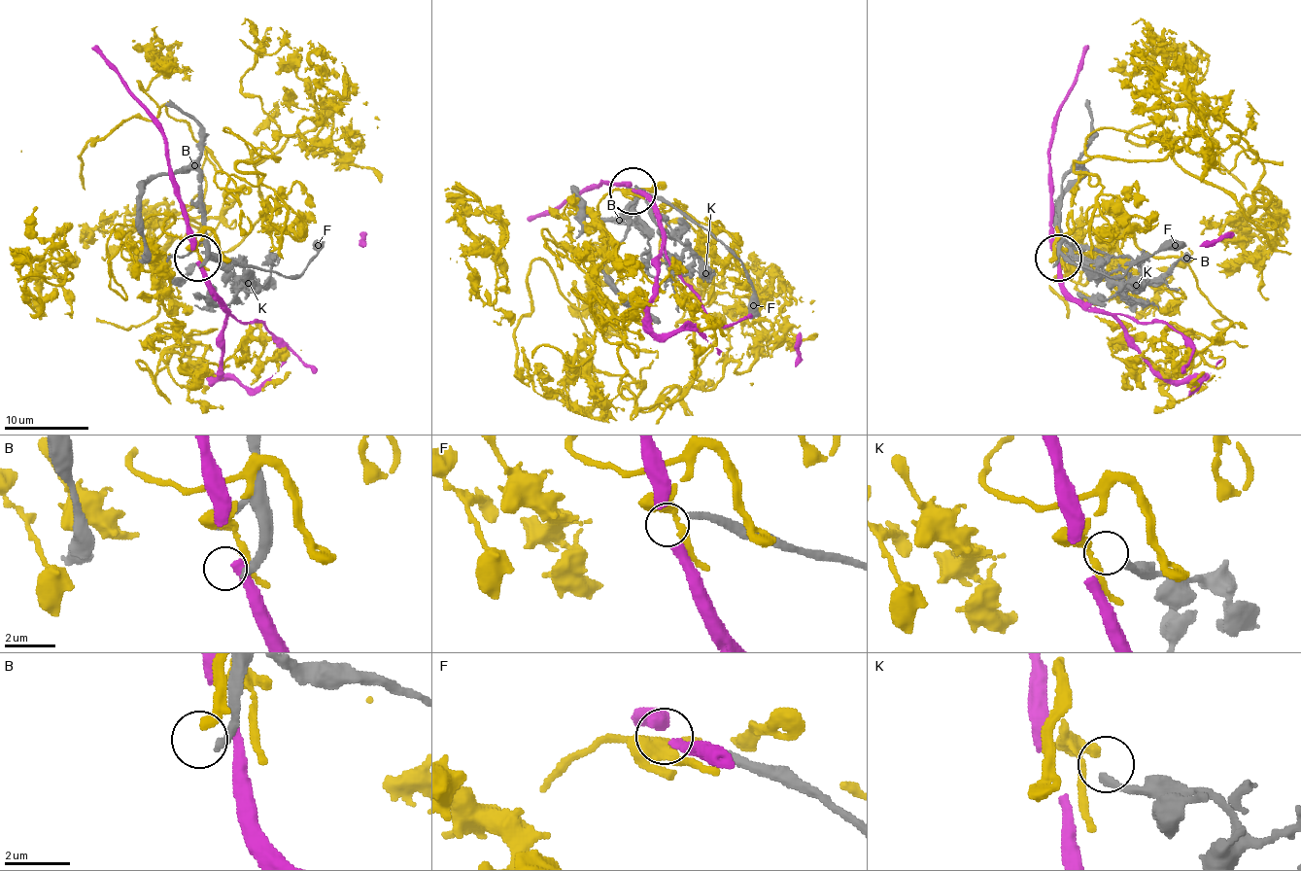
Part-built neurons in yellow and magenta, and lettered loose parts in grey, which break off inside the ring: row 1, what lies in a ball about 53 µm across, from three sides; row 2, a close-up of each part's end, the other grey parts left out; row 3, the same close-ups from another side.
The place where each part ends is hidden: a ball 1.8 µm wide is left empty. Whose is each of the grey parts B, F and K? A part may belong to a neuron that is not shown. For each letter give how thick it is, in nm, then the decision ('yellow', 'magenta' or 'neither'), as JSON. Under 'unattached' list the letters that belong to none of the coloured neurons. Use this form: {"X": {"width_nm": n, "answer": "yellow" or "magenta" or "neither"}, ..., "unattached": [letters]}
{"B": {"width_nm": 240, "answer": "neither"}, "F": {"width_nm": 240, "answer": "neither"}, "K": {"width_nm": 200, "answer": "yellow"}, "unattached": ["B", "F"]}

